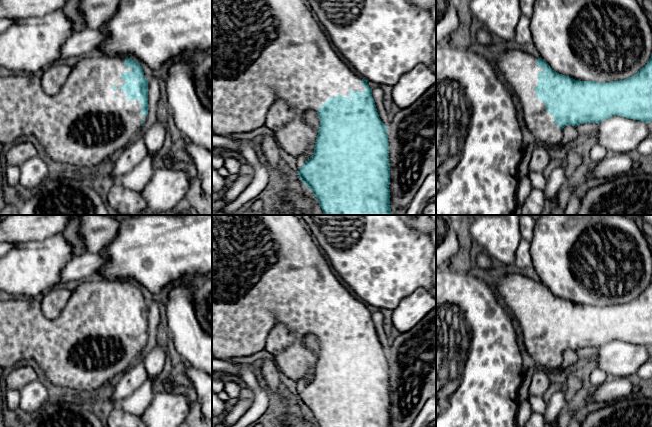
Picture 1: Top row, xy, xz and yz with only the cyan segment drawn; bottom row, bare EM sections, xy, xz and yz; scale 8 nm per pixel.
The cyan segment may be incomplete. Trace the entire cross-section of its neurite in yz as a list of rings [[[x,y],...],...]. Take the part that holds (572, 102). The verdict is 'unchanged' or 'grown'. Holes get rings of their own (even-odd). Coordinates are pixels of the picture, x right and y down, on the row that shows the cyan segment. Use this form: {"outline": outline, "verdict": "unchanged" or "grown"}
{"outline": [[[508,44],[505,49],[495,53],[489,53],[489,55],[500,76],[504,79],[504,81],[508,84],[509,88],[513,92],[517,104],[523,110],[523,119],[525,121],[525,125],[534,136],[537,144],[544,144],[547,148],[552,146],[562,146],[563,128],[567,125],[575,126],[580,140],[583,142],[589,142],[591,138],[596,134],[598,124],[612,116],[622,116],[633,120],[643,121],[645,123],[650,123],[652,121],[652,56],[647,64],[632,77],[619,81],[599,83],[596,81],[579,81],[569,76],[559,74],[555,72],[541,57],[536,59],[515,45]]], "verdict": "grown"}

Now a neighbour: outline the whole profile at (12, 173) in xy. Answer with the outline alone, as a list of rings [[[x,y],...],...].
[[[17,166],[5,167],[5,176],[7,183],[10,186],[15,186],[20,182],[20,167]]]

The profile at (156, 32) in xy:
[[[120,0],[116,14],[100,30],[106,35],[106,40],[97,50],[97,54],[106,56],[124,56],[131,54],[147,64],[152,69],[159,69],[163,64],[170,64],[175,59],[187,55],[204,54],[212,52],[212,0]]]

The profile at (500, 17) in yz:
[[[465,0],[467,14],[474,15],[484,27],[507,44],[514,43],[521,19],[521,0]]]

